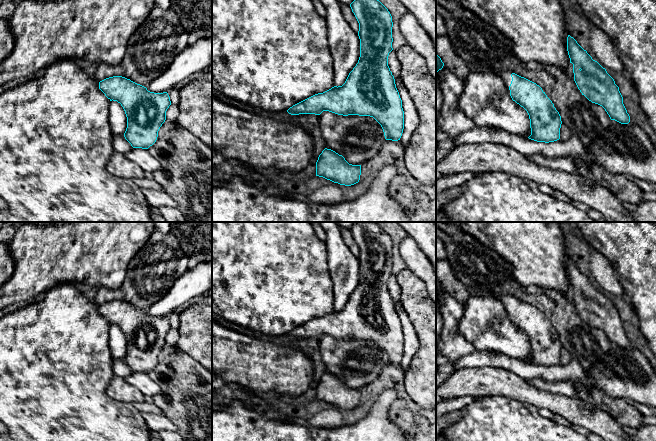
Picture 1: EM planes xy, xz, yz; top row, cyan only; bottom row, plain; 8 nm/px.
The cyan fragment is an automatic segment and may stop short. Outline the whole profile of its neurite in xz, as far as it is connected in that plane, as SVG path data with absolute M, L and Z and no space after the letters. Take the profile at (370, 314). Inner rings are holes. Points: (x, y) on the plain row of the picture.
M356 222L350 231L358 247L360 281L342 310L315 318L290 331L291 339L315 338L329 335L338 339L359 339L373 341L382 351L386 364L400 364L404 353L402 324L396 312L395 303L388 290L388 280L392 272L392 240L388 233L376 222Z

